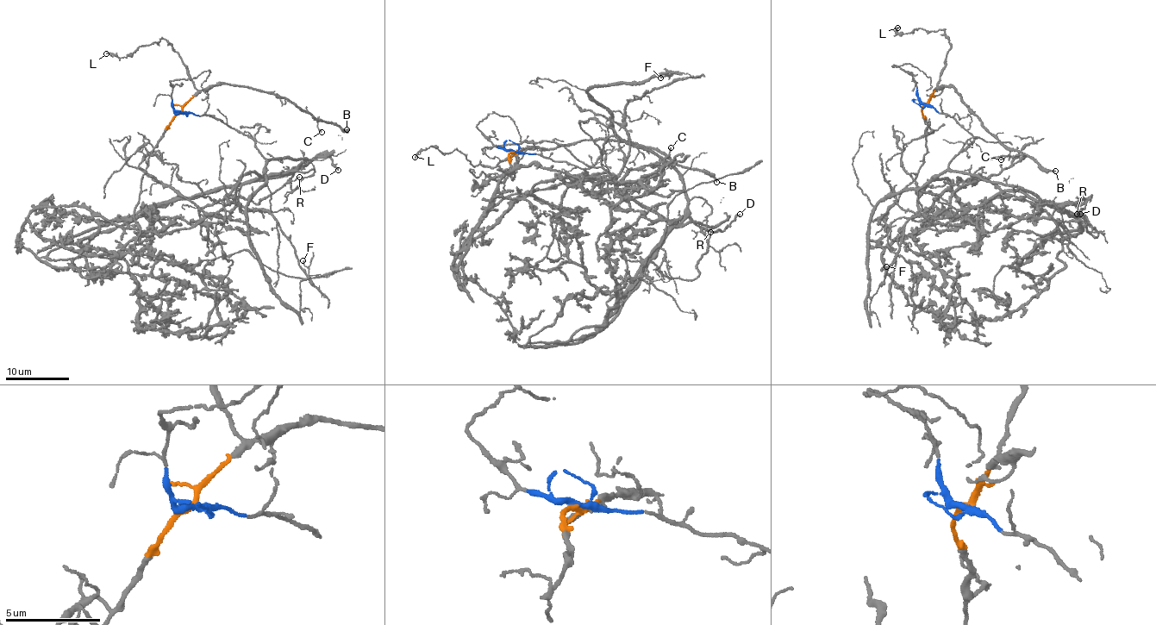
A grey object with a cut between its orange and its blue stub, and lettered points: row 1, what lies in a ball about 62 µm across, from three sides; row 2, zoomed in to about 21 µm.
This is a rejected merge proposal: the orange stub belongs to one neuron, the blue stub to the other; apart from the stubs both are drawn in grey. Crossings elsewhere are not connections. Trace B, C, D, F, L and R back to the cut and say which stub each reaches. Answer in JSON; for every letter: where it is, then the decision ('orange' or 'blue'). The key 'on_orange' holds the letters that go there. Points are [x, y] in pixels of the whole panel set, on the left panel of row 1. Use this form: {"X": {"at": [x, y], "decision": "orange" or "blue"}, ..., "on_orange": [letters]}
{"B": {"at": [346, 129], "decision": "orange"}, "C": {"at": [321, 132], "decision": "orange"}, "D": {"at": [338, 170], "decision": "blue"}, "F": {"at": [303, 260], "decision": "blue"}, "L": {"at": [106, 53], "decision": "orange"}, "R": {"at": [299, 177], "decision": "blue"}, "on_orange": ["B", "C", "L"]}

